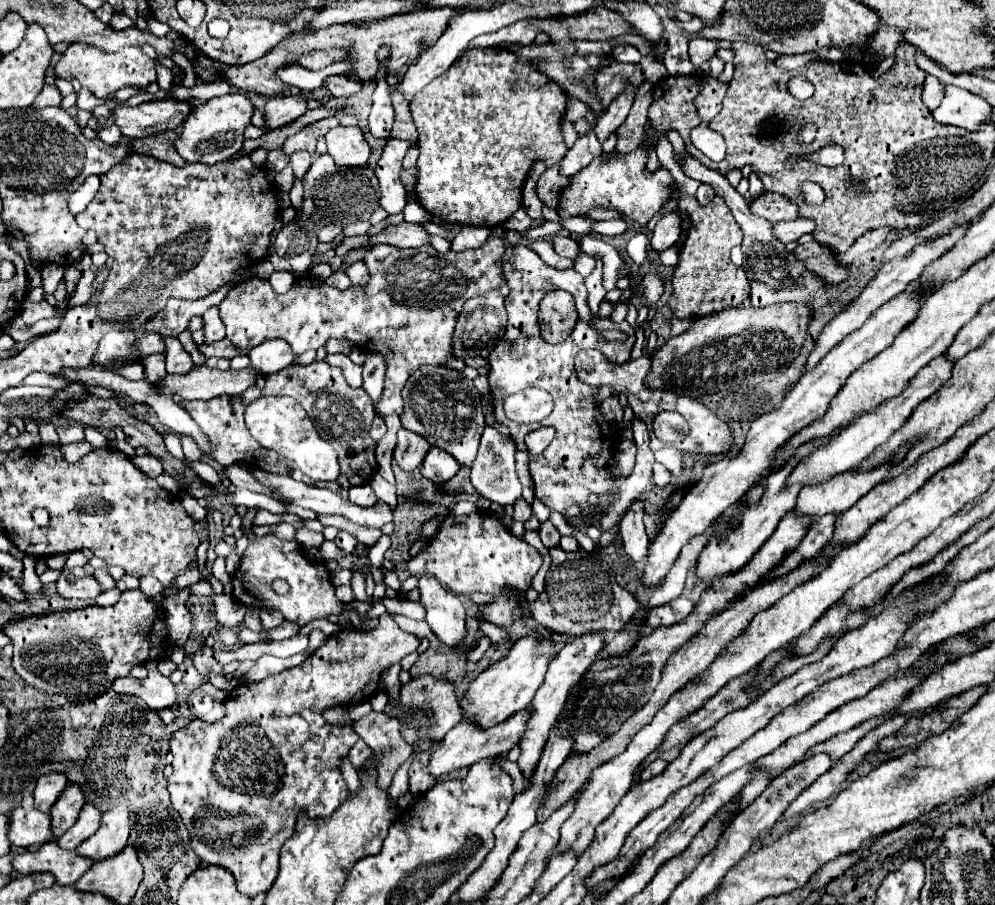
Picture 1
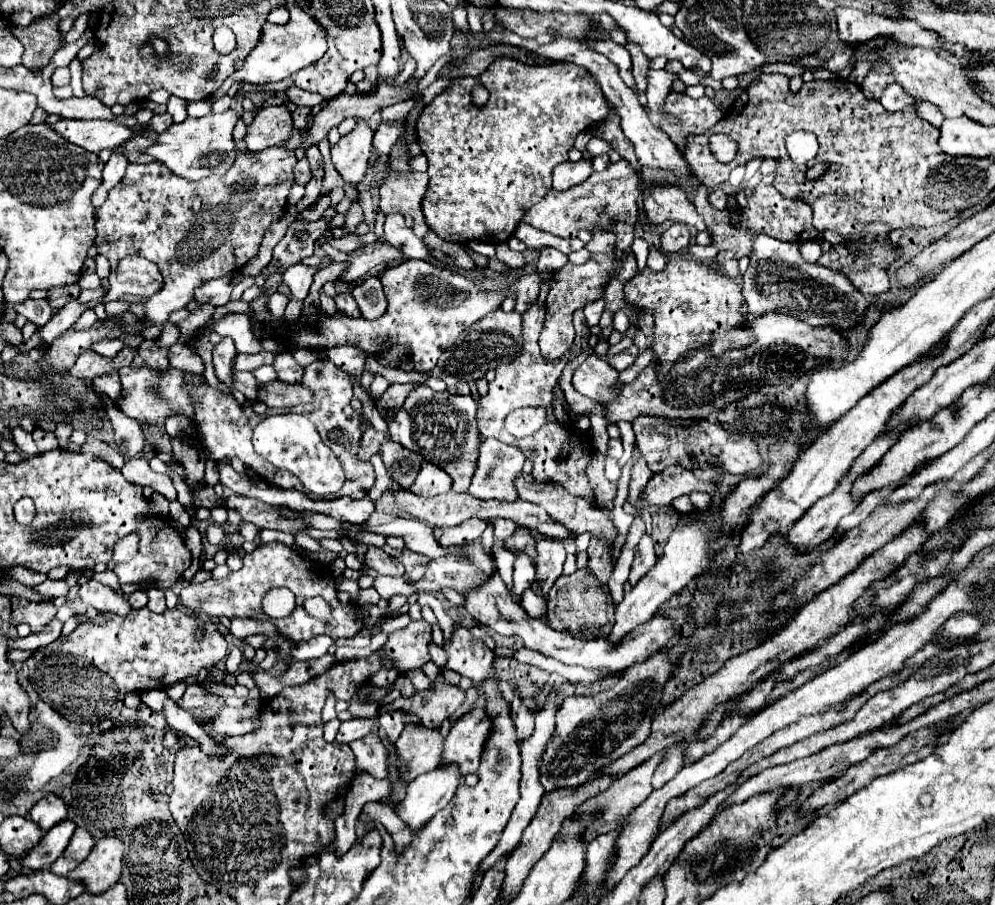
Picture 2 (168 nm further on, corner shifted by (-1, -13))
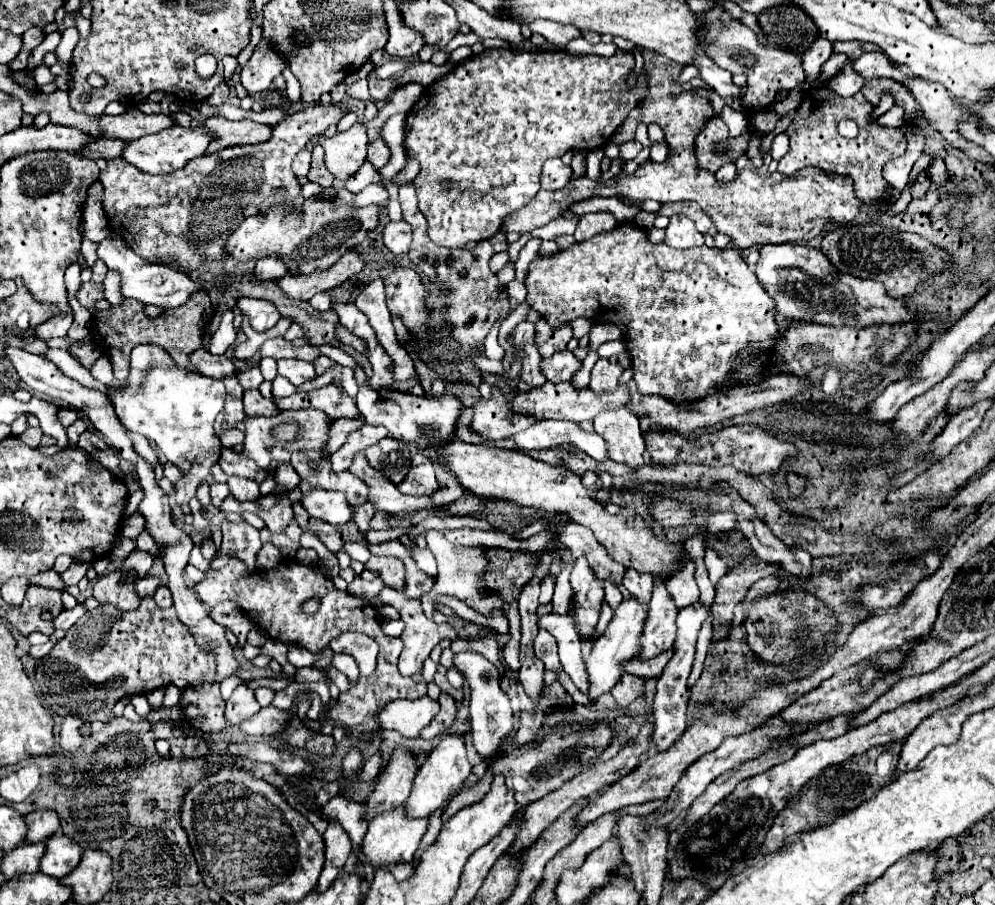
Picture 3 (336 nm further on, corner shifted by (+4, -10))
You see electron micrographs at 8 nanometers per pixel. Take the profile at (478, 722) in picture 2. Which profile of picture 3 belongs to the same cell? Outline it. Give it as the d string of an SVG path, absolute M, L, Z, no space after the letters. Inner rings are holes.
M456 734L444 736L418 770L418 776L412 786L412 794L406 800L406 814L412 818L430 816L434 810L438 810L450 798L450 794L454 794L462 788L462 782L470 776L470 770L472 770L472 766L466 758L464 738L456 736Z

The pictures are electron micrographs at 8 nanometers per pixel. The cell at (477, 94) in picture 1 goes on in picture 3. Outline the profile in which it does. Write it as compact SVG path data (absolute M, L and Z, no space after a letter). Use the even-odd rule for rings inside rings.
M500 48L500 50L484 50L476 56L472 56L468 62L458 64L452 72L448 72L444 78L436 80L432 86L424 90L420 100L412 106L406 118L406 138L404 146L408 150L408 156L414 156L420 160L420 174L414 178L416 194L418 194L418 206L420 212L428 220L428 236L434 244L446 246L446 248L464 248L468 242L480 242L484 238L492 238L492 234L498 234L502 230L502 220L512 214L514 210L526 206L540 190L540 172L542 164L548 158L560 158L562 154L570 150L594 150L604 146L610 136L616 132L616 128L624 122L628 112L638 106L640 100L644 100L646 86L644 86L644 74L638 78L638 84L634 90L630 90L624 82L628 70L634 66L634 54L618 50L612 58L602 58L594 54L574 56L566 50L562 52L526 52L526 50L512 50L512 48Z

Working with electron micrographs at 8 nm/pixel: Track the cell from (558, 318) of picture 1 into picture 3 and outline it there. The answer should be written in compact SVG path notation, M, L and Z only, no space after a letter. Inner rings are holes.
M620 224L616 230L608 232L608 234L596 234L596 238L592 238L592 242L580 242L574 244L570 250L564 252L556 252L552 256L538 256L532 260L528 276L524 280L528 296L526 302L530 304L530 308L534 308L548 324L562 326L572 322L578 316L586 316L590 320L602 320L606 316L606 322L616 324L622 330L622 338L626 340L626 348L632 354L632 370L634 370L634 384L638 388L640 394L656 394L662 396L666 400L672 402L692 402L698 398L704 398L706 394L710 394L712 386L722 386L726 382L726 376L732 374L736 378L742 380L750 380L754 376L758 376L762 372L762 368L766 366L766 354L772 348L772 338L778 332L778 324L774 320L774 302L772 298L764 292L762 284L758 282L758 278L754 276L754 272L746 266L746 262L742 260L740 252L736 248L708 248L708 246L700 246L700 248L688 248L688 250L674 250L670 246L662 244L650 244L646 232L642 232L640 228L636 228L634 224Z

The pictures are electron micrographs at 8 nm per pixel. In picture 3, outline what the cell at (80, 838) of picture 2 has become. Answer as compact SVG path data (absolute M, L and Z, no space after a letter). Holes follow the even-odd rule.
M56 834L46 844L46 854L40 860L40 872L60 880L64 874L78 866L80 858L82 858L80 844L64 834Z

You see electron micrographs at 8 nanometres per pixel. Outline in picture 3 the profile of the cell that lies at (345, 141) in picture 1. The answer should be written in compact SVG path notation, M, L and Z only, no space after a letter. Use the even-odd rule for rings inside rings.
M356 122L346 132L338 132L336 136L328 138L324 144L326 150L326 168L338 178L346 180L366 160L366 126L362 122Z

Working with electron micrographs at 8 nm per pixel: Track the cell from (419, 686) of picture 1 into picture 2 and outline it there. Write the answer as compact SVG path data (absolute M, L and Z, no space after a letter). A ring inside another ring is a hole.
M405 727L401 737L397 739L397 769L401 781L407 785L415 777L429 773L439 767L443 737L435 729L421 727Z

